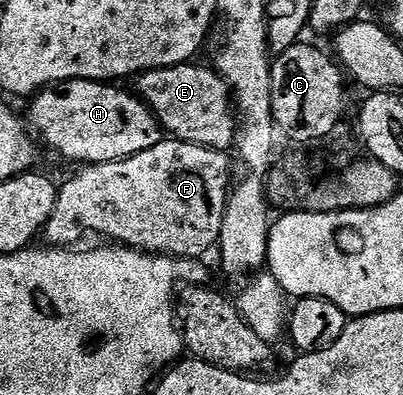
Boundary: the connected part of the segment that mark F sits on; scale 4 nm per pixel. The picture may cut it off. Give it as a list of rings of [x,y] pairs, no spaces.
[[[163,139],[159,143],[155,143],[155,147],[149,148],[148,151],[139,151],[127,159],[78,168],[78,173],[70,181],[64,182],[62,180],[60,182],[57,190],[55,211],[51,211],[51,219],[47,219],[45,224],[44,240],[49,240],[46,242],[53,247],[73,247],[78,244],[76,241],[80,239],[81,232],[94,233],[97,237],[105,237],[101,239],[104,239],[106,242],[127,245],[130,249],[140,249],[146,253],[171,257],[188,257],[190,259],[204,258],[204,253],[216,246],[219,239],[219,231],[223,227],[223,211],[227,207],[227,199],[229,198],[229,190],[231,188],[231,177],[229,181],[229,157],[230,154],[228,152],[219,149],[203,147],[202,145],[176,139]]]

